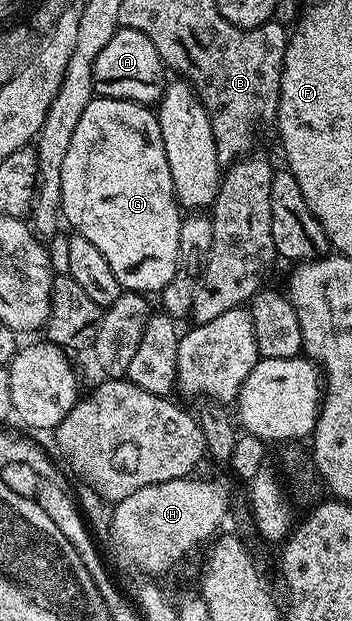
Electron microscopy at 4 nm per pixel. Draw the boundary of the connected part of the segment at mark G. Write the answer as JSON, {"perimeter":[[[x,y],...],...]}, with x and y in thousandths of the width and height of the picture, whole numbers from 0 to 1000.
{"perimeter":[[[267,156],[236,176],[190,253],[179,253],[173,274],[170,345],[207,364],[216,377],[247,382],[315,427],[315,440],[358,470],[457,472],[509,441],[503,409],[520,398],[517,335],[491,309],[486,272],[474,266],[474,240],[463,240],[463,214],[443,184],[420,171],[378,166],[369,159]]]}

